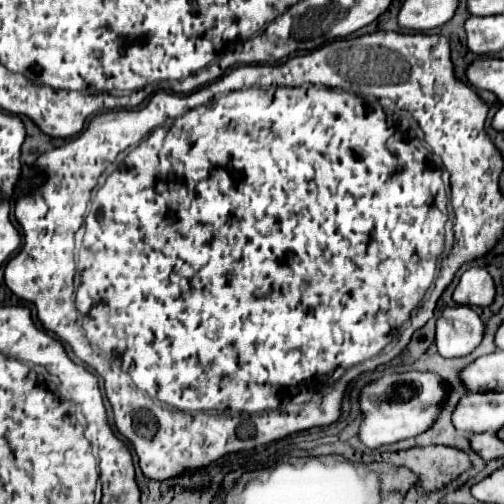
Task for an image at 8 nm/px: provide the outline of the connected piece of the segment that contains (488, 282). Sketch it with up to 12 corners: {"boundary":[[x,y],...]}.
{"boundary":[[470,267],[454,289],[458,305],[488,307],[496,287],[486,269]]}

